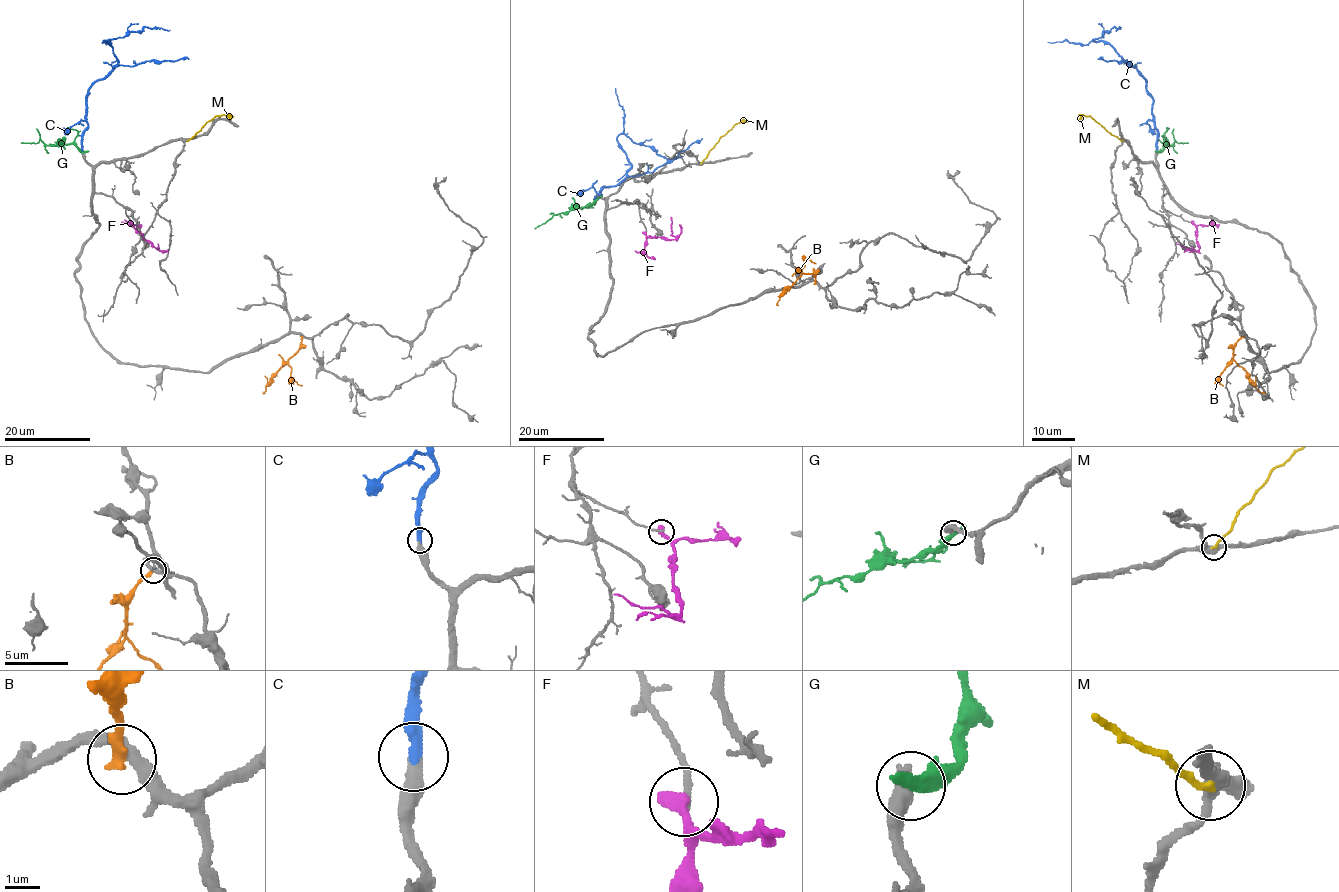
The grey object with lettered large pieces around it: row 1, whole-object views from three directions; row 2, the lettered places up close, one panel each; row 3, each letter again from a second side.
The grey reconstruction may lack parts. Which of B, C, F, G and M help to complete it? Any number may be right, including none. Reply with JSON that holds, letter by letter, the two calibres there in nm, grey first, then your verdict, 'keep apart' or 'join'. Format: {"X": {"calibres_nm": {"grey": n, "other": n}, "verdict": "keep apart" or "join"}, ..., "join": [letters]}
{"B": {"calibres_nm": {"grey": 320, "other": 320}, "verdict": "keep apart"}, "C": {"calibres_nm": {"grey": 440, "other": 360}, "verdict": "join"}, "F": {"calibres_nm": {"grey": 180, "other": 460}, "verdict": "keep apart"}, "G": {"calibres_nm": {"grey": 600, "other": 480}, "verdict": "keep apart"}, "M": {"calibres_nm": {"grey": 400, "other": 200}, "verdict": "keep apart"}, "join": ["C"]}

